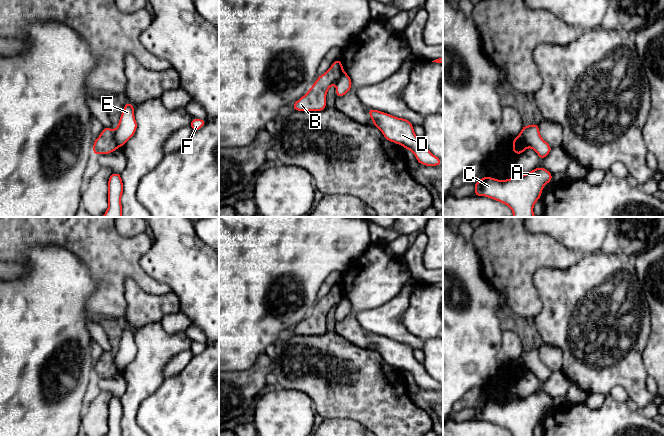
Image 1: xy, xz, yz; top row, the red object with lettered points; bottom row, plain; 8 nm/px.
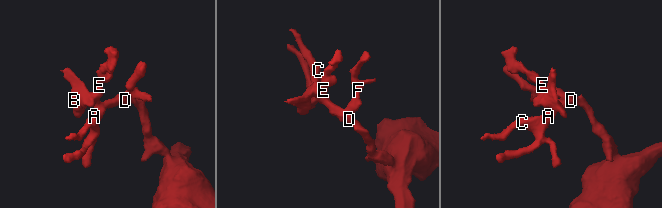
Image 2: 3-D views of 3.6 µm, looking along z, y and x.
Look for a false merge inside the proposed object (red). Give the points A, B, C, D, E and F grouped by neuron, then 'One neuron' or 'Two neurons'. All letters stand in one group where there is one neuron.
Groups: A C D E F / B. Two neurons

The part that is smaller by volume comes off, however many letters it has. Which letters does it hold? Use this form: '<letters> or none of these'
B

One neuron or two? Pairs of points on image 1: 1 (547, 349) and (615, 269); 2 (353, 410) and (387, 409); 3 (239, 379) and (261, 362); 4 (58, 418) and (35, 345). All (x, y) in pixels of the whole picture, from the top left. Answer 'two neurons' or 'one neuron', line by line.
1: two neurons
2: one neuron
3: one neuron
4: one neuron

